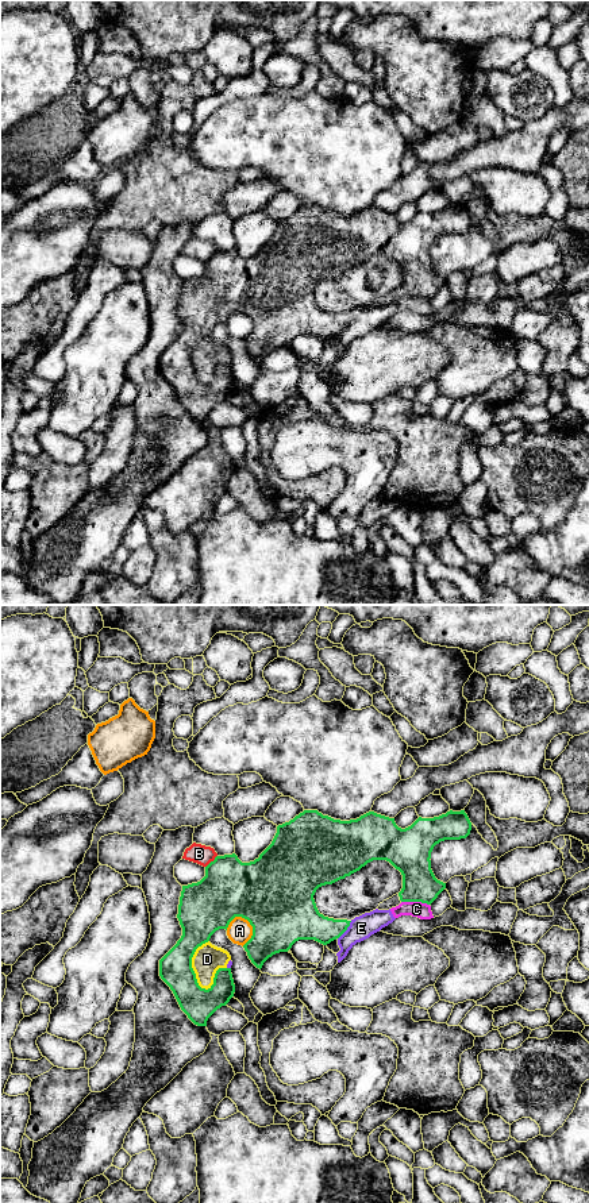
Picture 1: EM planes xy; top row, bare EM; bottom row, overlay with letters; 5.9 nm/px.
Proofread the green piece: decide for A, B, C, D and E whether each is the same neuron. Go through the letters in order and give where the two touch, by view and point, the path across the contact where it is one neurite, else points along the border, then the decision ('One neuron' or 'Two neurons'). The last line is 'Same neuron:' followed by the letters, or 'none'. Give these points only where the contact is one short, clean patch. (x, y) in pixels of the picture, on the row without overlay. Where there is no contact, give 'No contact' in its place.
A: Touches green at xy (253, 323). Two neurons
B: Touches green at xy (211, 257). Two neurons
C: Touches green at xy (415, 296). Boundary: xy (401, 296), (420, 296), (428, 300). Two neurons
D: Touches green at xy (191, 359). Two neurons
E: Touches green at xy (346, 324). Two neurons
Same neuron: none

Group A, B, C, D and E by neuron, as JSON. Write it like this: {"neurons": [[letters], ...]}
{"neurons": [["A"], ["B"], ["C", "D", "E"]]}

